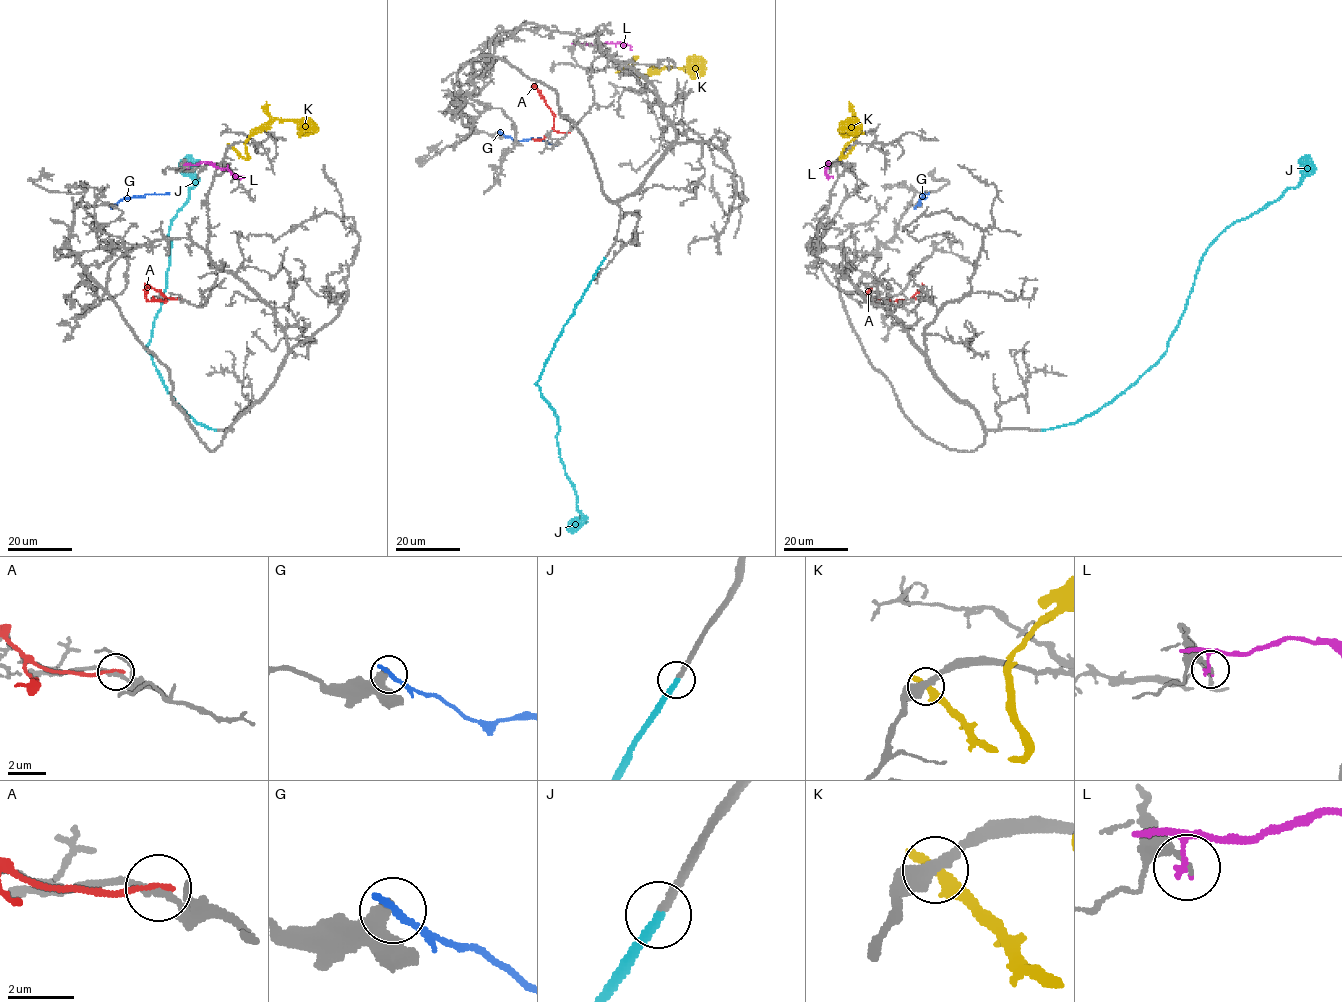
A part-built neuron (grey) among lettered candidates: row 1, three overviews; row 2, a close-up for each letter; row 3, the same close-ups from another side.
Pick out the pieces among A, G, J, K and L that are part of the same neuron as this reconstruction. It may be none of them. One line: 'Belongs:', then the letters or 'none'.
Belongs: J

